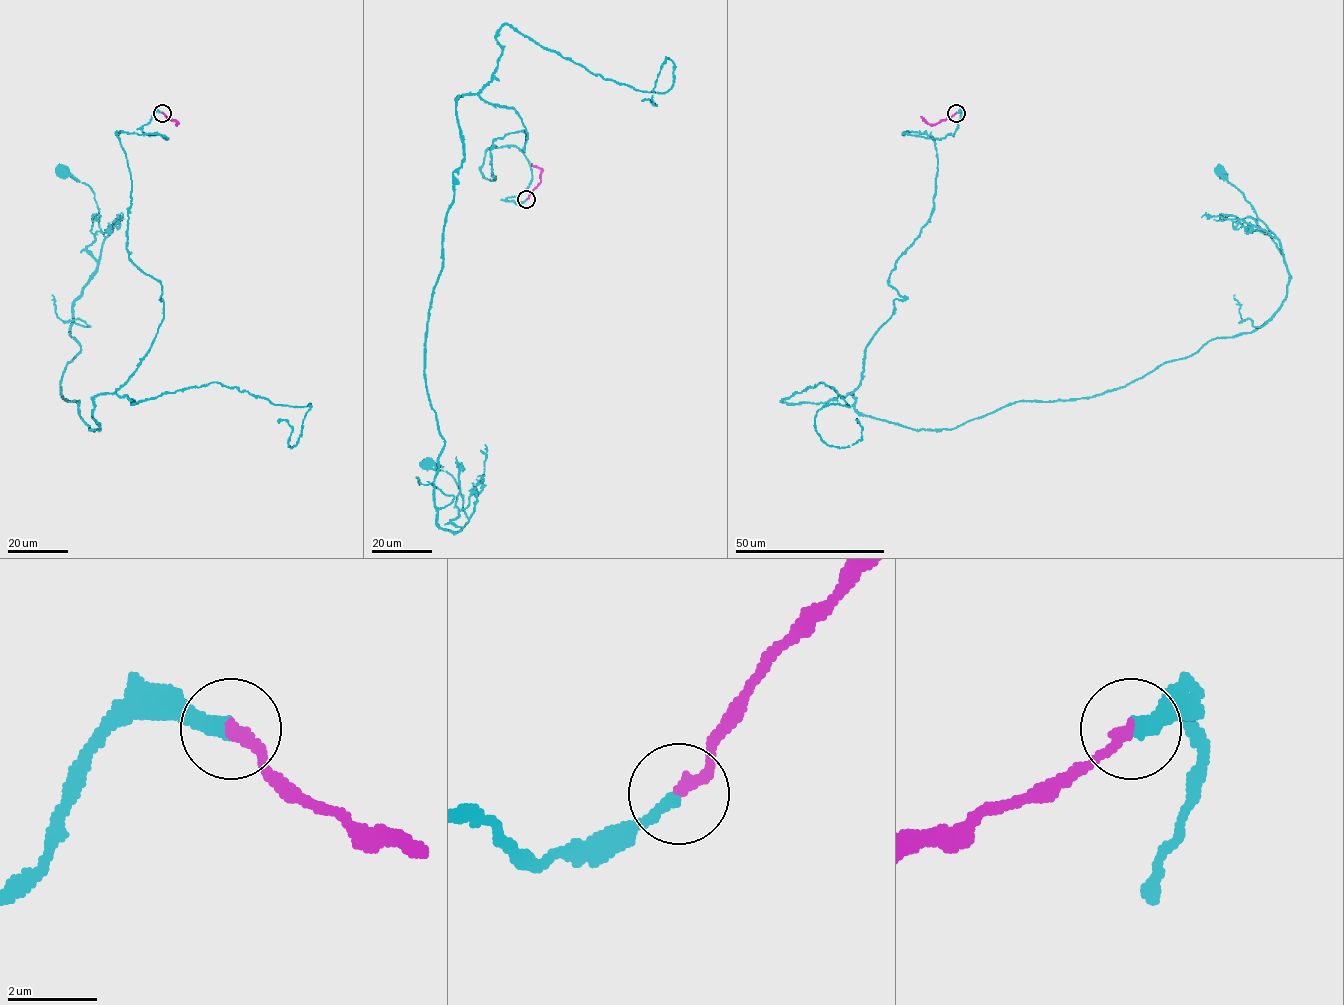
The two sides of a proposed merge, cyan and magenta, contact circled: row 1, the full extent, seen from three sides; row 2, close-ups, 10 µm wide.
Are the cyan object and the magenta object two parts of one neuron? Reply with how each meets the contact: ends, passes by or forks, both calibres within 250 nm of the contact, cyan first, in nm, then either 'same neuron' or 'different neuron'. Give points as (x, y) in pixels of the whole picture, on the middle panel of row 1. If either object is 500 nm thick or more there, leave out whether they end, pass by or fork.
cyan ends | magenta ends | 300/300 nm | same neuron

